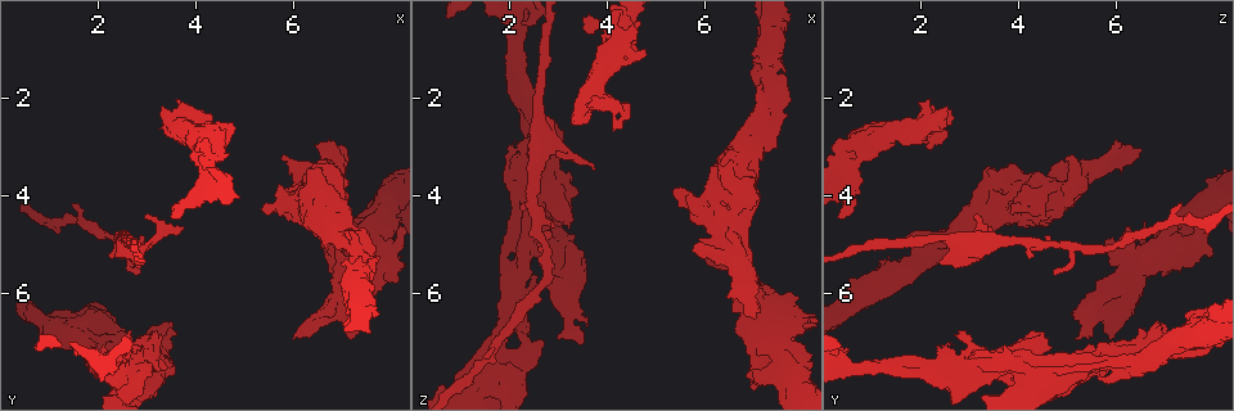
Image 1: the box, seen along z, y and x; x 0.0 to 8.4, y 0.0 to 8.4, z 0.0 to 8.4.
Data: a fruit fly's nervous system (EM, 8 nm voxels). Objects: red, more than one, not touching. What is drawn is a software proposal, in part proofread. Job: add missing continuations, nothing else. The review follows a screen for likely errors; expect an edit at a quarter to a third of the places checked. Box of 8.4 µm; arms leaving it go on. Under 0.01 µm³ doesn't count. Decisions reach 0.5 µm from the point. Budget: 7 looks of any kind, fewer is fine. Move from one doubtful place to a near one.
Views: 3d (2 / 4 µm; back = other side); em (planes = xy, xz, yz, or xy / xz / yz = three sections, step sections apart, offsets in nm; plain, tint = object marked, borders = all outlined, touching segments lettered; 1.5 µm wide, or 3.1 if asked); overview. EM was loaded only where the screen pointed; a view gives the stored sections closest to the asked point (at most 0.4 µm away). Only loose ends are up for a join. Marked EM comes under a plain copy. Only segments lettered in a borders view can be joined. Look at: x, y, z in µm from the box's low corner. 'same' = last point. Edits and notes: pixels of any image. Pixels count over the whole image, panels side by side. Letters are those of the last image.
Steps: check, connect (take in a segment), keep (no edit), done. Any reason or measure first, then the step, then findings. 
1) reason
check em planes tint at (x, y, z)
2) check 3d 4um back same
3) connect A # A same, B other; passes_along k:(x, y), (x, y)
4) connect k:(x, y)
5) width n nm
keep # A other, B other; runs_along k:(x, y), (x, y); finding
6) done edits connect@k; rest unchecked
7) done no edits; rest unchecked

an open end
check 3d 4um at (3.30, 7.15, 4.65)

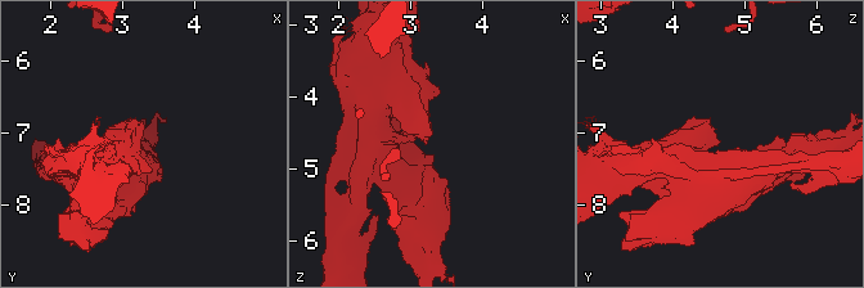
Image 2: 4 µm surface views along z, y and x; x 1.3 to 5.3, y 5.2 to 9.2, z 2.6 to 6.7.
check em planes borders at (3.20, 7.15, 4.65)

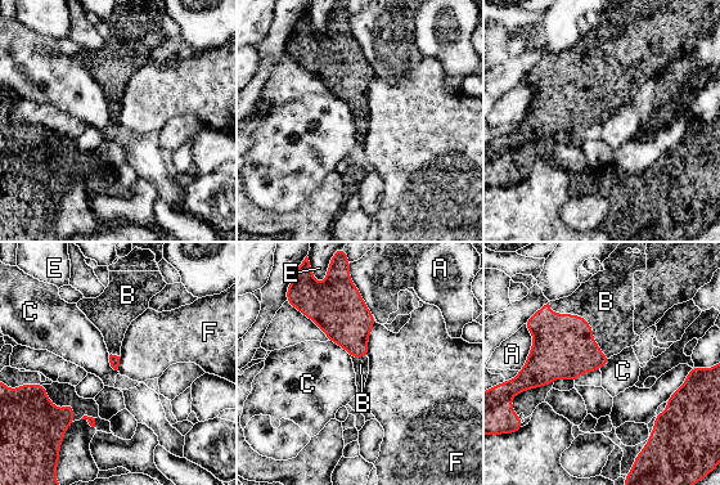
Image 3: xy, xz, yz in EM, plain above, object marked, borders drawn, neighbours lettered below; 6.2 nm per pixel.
connect B # A other, B same, C other, E other, F other; passes_along 3:(563, 346), (585, 320), (606, 301); it goes on there

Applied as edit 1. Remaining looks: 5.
an open end
check 3d 2um at (2.50, 7.40, 2.00)

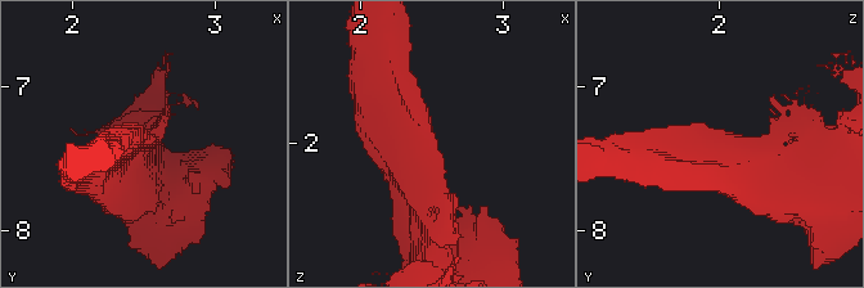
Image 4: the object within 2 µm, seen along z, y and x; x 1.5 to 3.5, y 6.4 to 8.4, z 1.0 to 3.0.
arm_widths 200, 300 nm
check em planes borders at (2.50, 7.36, 1.94)

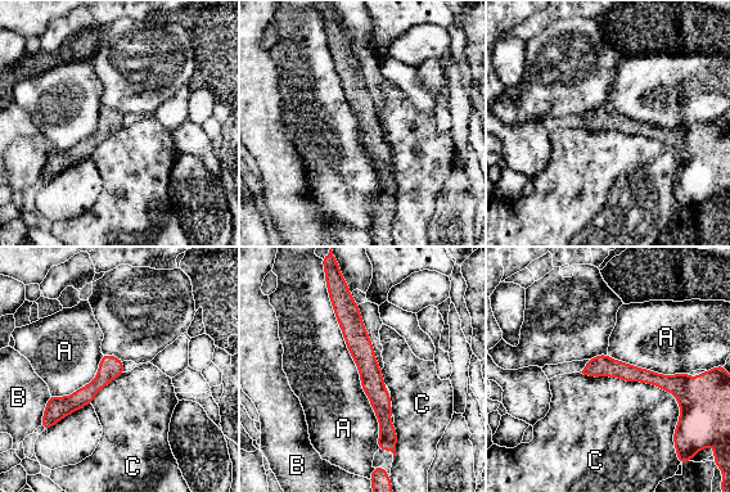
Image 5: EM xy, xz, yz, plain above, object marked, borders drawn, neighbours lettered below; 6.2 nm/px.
keep # A other, B other, C other; runs_along 5:(346, 299), (381, 400), (390, 446); none of them fits

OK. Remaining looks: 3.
branch stops here
check 3d 4um at (5.40, 4.30, 3.90)

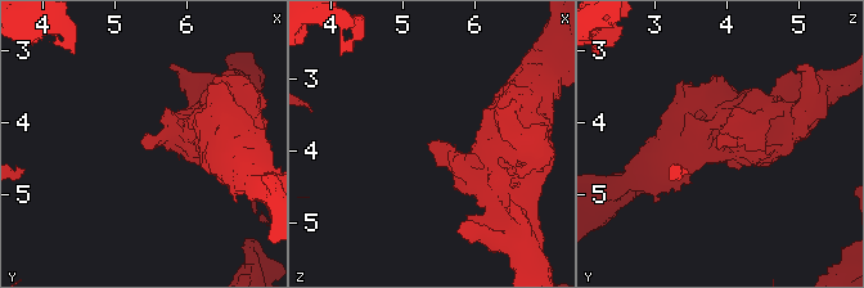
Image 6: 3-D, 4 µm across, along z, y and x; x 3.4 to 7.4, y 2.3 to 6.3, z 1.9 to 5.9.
check em planes borders at (5.40, 4.35, 3.85)

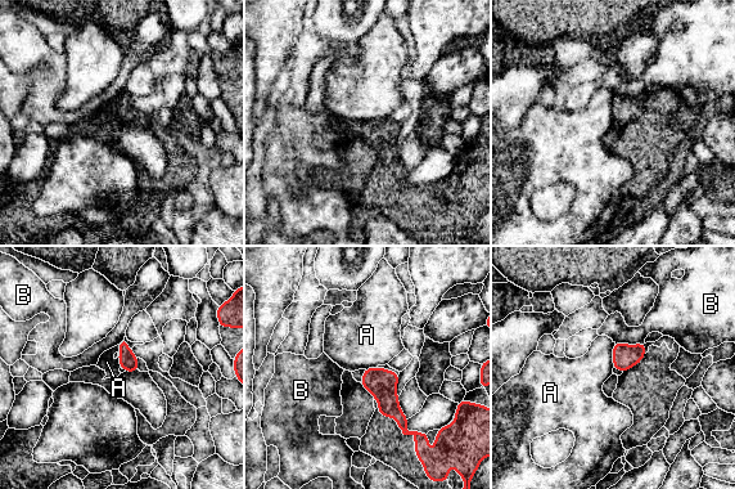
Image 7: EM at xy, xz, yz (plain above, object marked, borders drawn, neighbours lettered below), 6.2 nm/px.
keep # A other, B other; border 7:(123, 340), (118, 357), (122, 368); no lettered segment goes on from it

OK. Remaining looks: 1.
done edits connect@3; rest unchecked

